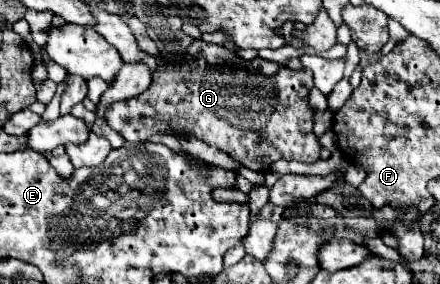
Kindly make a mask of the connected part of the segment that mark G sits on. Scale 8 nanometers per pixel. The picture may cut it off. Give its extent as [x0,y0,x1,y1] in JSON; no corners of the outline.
[107,41,321,171]

